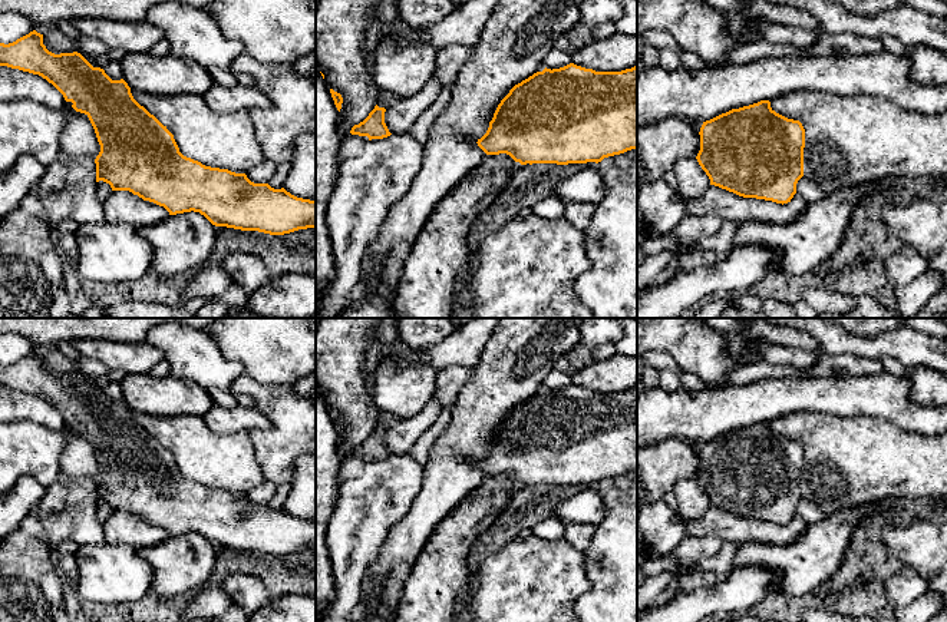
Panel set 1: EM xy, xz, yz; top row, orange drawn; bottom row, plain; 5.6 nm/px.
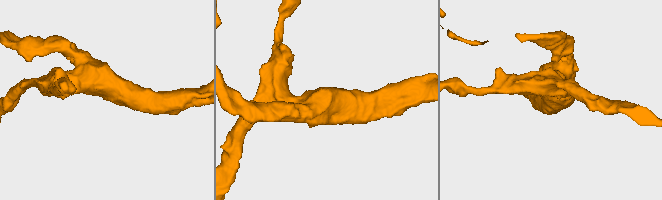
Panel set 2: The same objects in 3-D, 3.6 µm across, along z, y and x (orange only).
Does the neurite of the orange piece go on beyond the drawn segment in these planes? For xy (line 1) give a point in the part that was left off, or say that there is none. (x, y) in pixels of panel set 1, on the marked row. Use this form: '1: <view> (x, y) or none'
1: none

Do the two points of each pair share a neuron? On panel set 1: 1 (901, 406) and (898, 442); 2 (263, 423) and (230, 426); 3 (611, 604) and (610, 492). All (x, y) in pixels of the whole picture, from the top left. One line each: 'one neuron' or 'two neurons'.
1: two neurons
2: one neuron
3: one neuron

